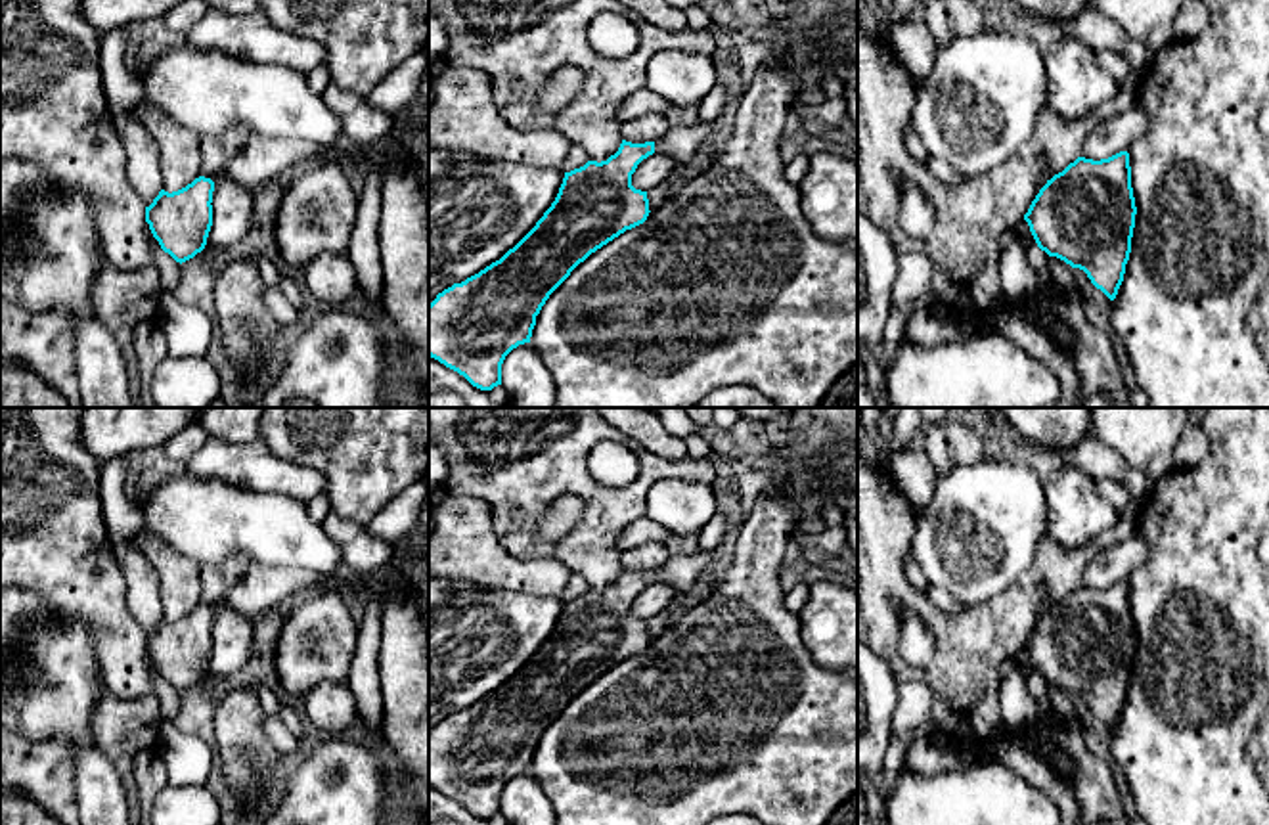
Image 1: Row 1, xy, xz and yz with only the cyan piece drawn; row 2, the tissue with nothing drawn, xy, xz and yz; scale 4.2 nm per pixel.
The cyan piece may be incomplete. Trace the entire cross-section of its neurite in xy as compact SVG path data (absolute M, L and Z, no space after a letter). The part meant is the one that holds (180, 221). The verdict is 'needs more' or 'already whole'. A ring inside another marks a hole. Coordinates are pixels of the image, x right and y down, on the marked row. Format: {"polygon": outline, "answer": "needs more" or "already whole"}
{"polygon": "M199 176L178 191L161 190L145 207L145 222L153 237L180 264L207 245L212 226L212 191L214 182Z", "answer": "already whole"}

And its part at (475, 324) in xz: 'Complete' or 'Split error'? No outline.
Split error

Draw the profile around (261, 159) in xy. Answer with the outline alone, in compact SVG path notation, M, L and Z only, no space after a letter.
M249 134L241 153L230 161L226 176L251 191L274 178L285 178L293 167L306 161L341 165L341 155L335 144L320 147L310 142Z

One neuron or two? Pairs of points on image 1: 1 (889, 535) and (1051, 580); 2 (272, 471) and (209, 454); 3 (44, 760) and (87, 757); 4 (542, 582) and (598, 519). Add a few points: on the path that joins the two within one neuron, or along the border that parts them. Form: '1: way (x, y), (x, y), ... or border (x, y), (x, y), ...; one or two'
1: way (900, 586), (940, 624), (998, 624), (1001, 621); one
2: way (257, 469), (224, 462); one
3: border (35, 739), (64, 739), (73, 749), (75, 804); two
4: border (515, 557), (554, 557), (571, 571); two

